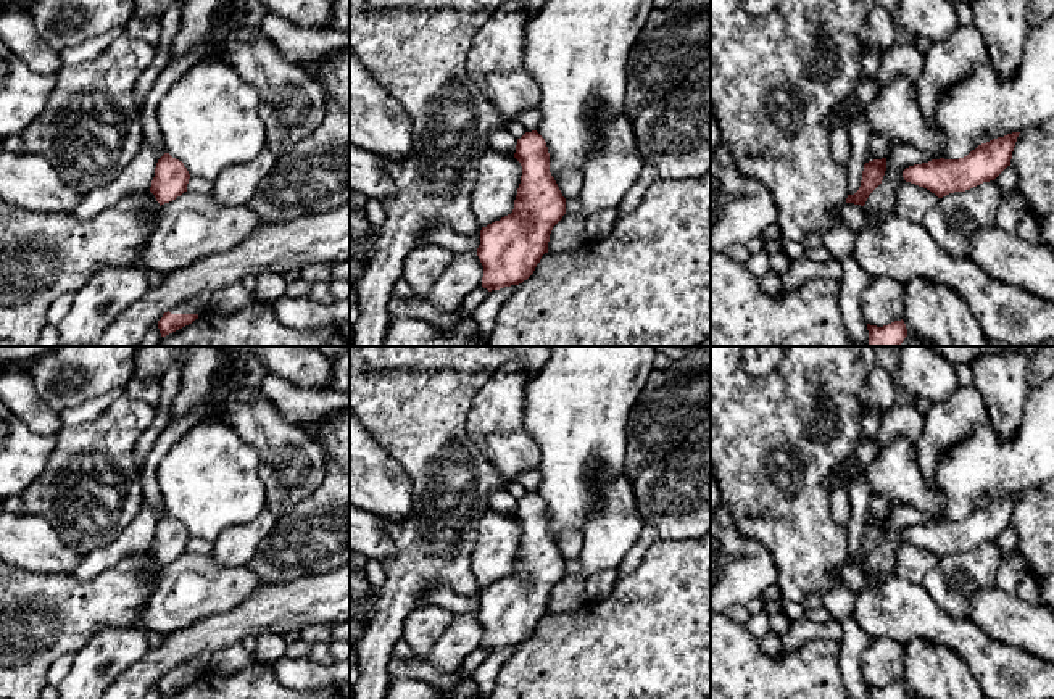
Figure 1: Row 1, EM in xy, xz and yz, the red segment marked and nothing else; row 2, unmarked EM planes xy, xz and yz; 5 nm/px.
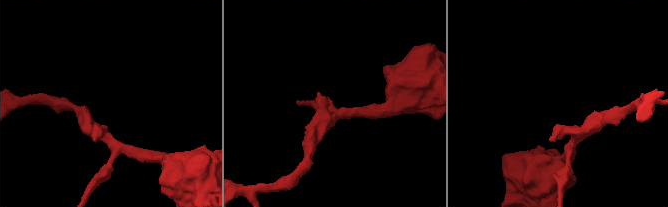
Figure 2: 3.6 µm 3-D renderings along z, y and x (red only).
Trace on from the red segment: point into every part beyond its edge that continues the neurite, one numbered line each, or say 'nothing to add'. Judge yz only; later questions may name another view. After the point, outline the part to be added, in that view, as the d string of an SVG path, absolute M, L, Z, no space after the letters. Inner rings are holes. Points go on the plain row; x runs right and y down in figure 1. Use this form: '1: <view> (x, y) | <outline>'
nothing to add

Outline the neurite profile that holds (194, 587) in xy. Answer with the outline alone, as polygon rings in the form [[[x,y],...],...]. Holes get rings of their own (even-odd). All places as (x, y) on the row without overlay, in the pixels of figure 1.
[[[187,551],[160,567],[140,620],[148,631],[168,636],[237,607],[261,585],[266,581],[245,565],[221,565],[211,554]]]

